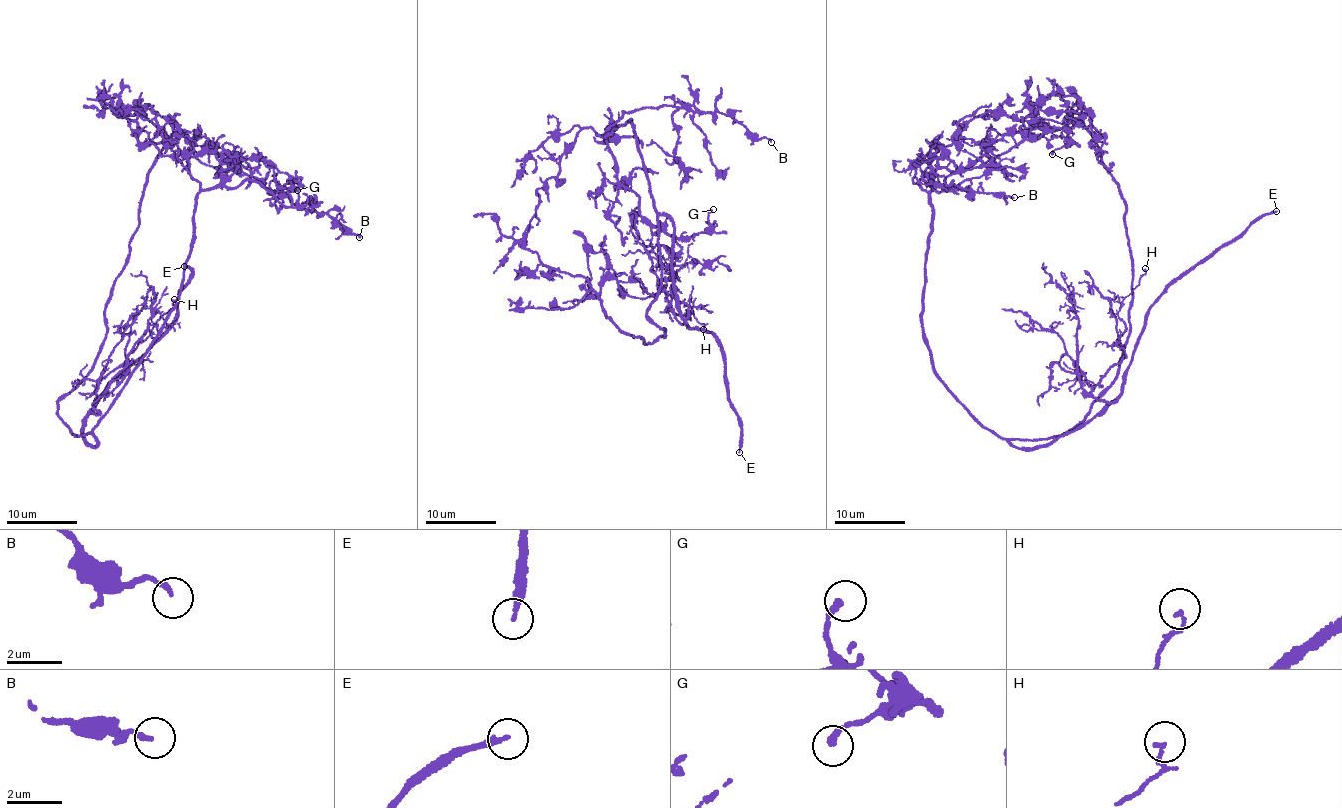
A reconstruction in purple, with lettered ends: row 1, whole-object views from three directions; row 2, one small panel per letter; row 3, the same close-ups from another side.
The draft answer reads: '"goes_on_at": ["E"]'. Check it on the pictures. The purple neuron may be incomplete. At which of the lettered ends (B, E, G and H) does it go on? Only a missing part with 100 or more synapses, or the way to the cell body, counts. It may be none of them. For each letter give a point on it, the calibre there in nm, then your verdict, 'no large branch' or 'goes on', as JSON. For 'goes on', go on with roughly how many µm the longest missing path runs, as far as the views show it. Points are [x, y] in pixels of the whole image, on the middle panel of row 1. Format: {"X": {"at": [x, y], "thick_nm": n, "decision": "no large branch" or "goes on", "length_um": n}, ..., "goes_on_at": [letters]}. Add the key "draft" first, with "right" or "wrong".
{"draft": "right", "B": {"at": [771, 142], "thick_nm": 170, "decision": "no large branch"}, "E": {"at": [739, 452], "thick_nm": 220, "decision": "goes on", "length_um": 80}, "G": {"at": [713, 209], "thick_nm": 240, "decision": "no large branch"}, "H": {"at": [703, 329], "thick_nm": 140, "decision": "no large branch"}, "goes_on_at": ["E"]}

